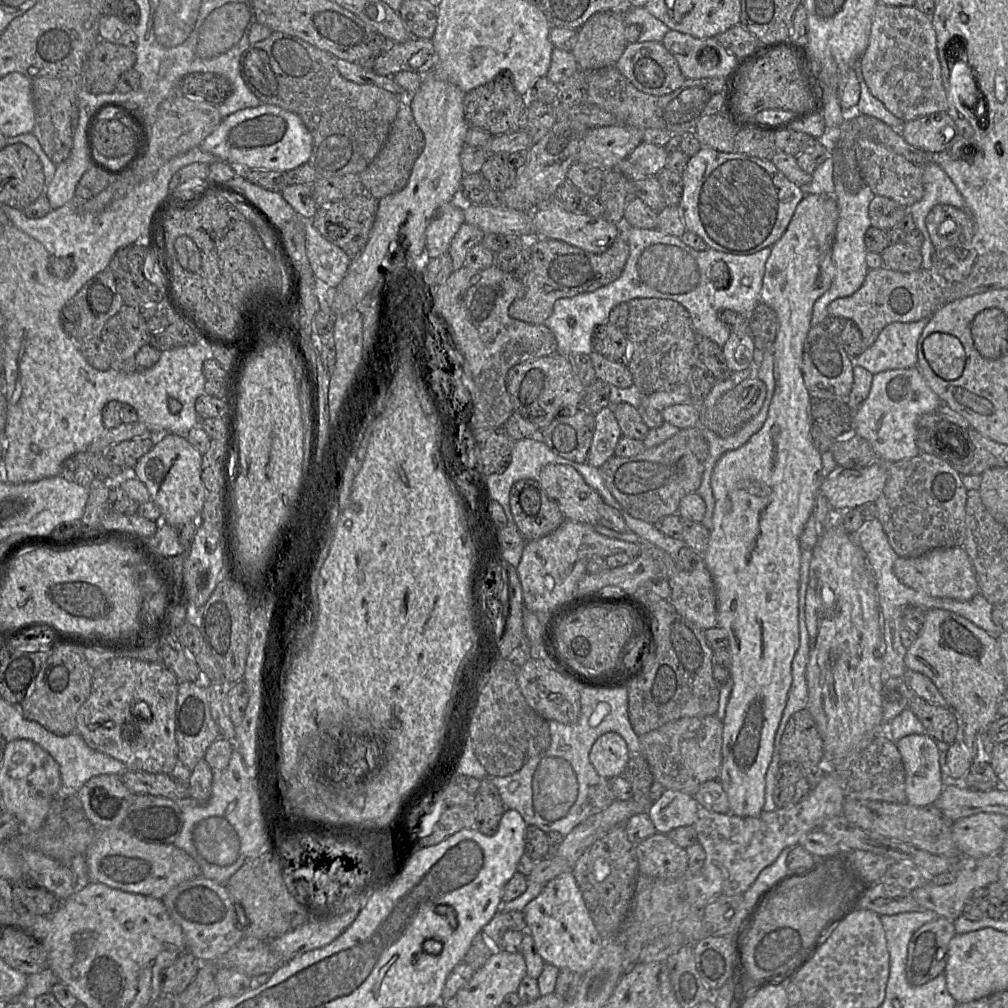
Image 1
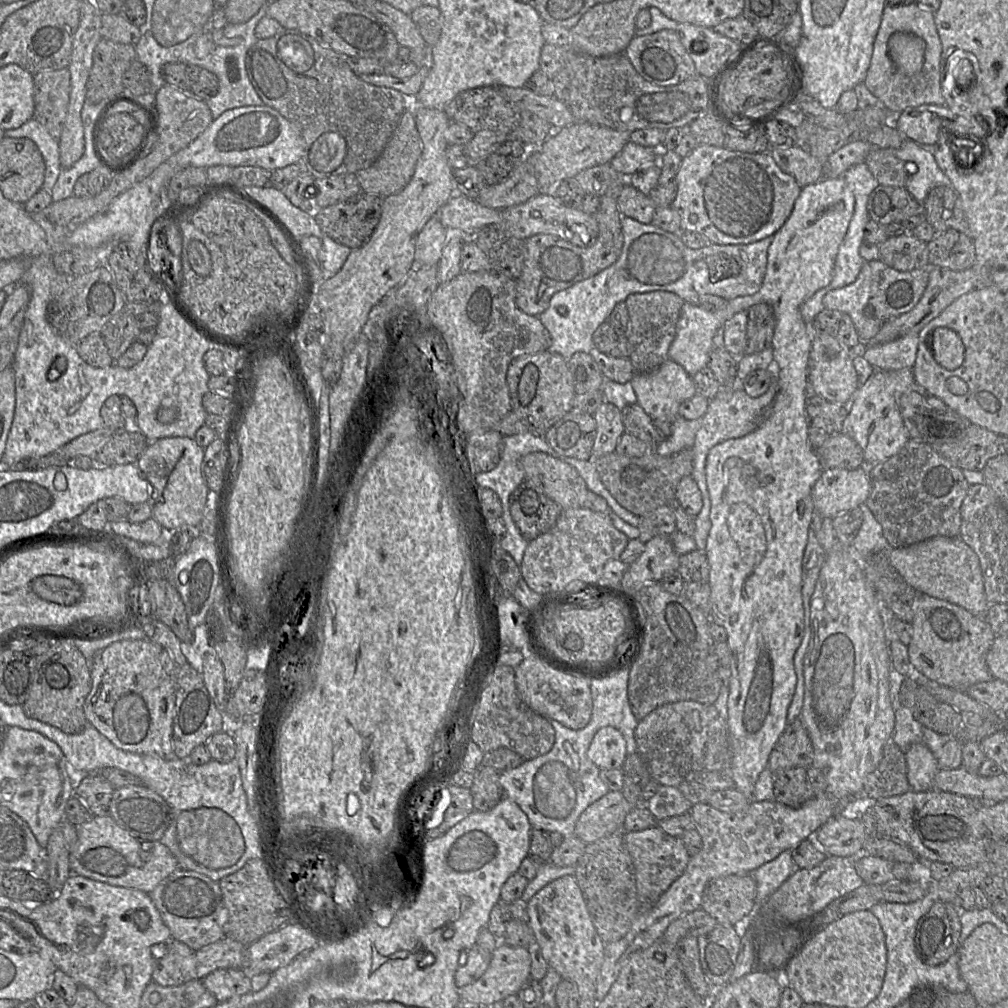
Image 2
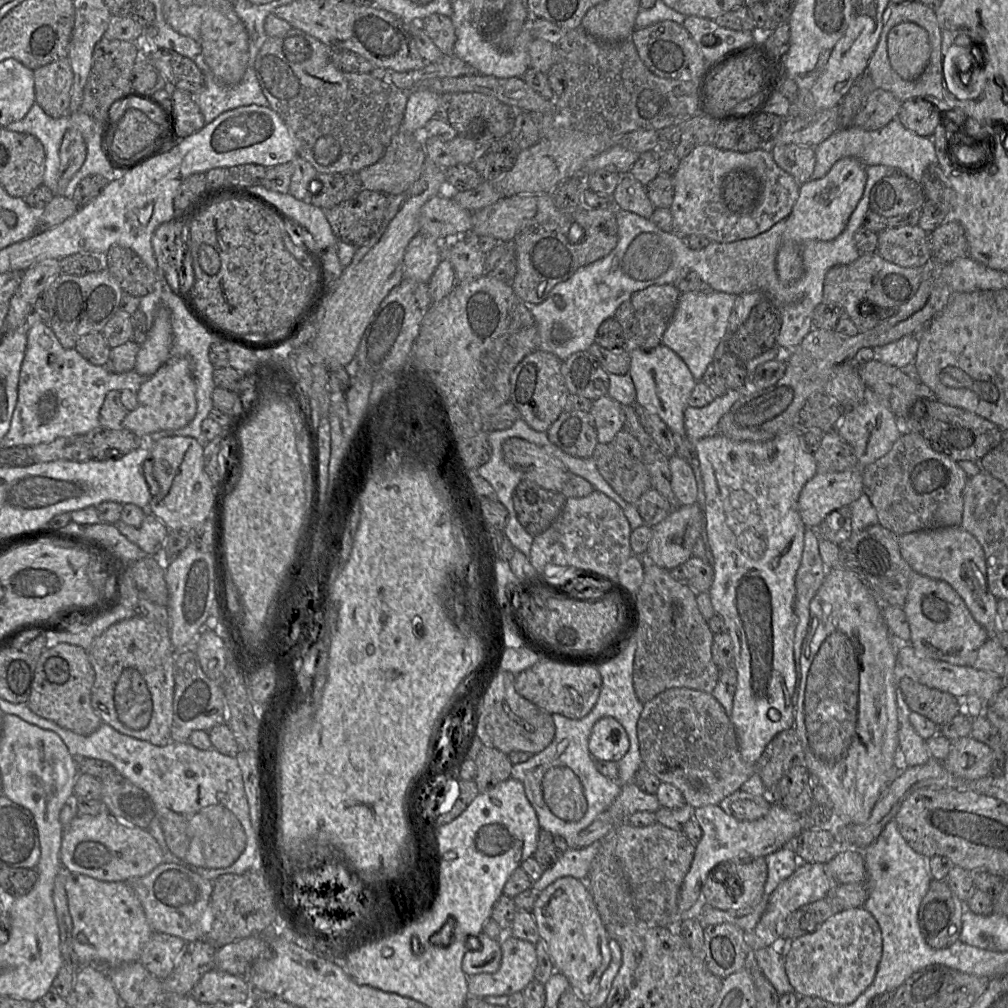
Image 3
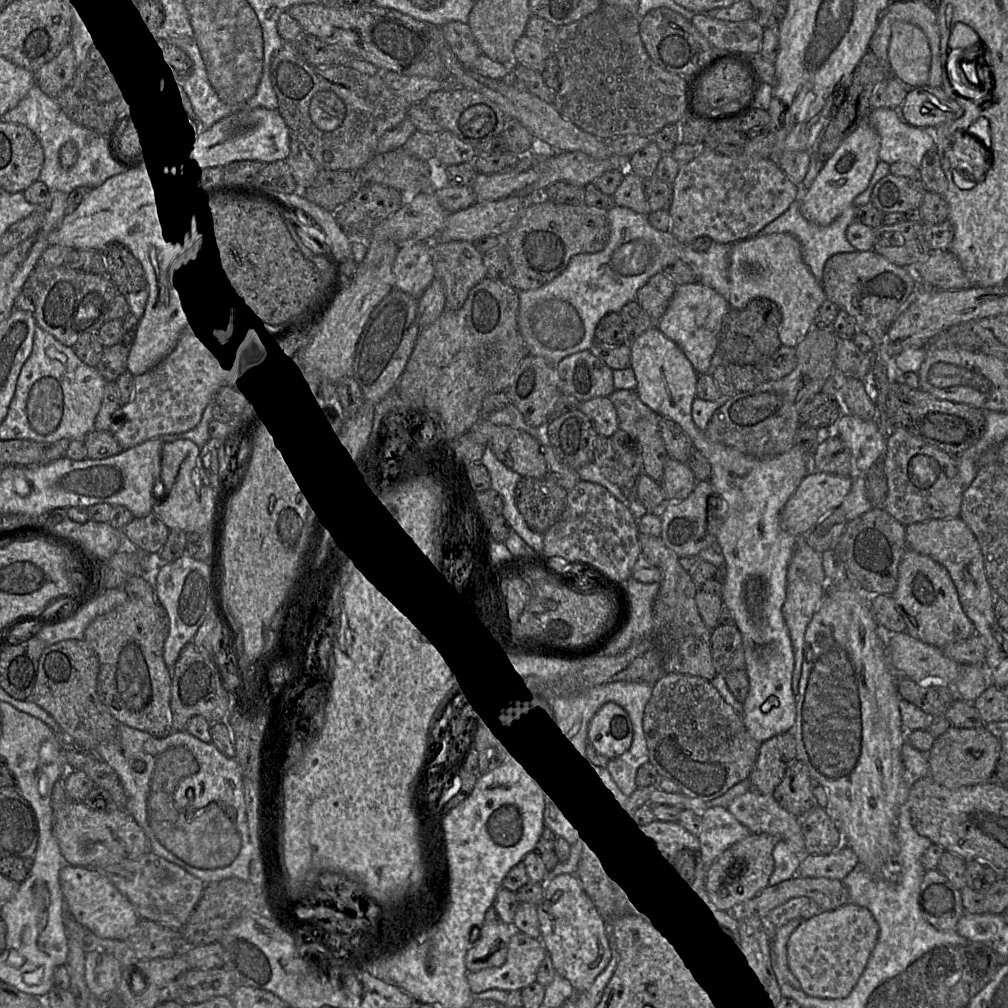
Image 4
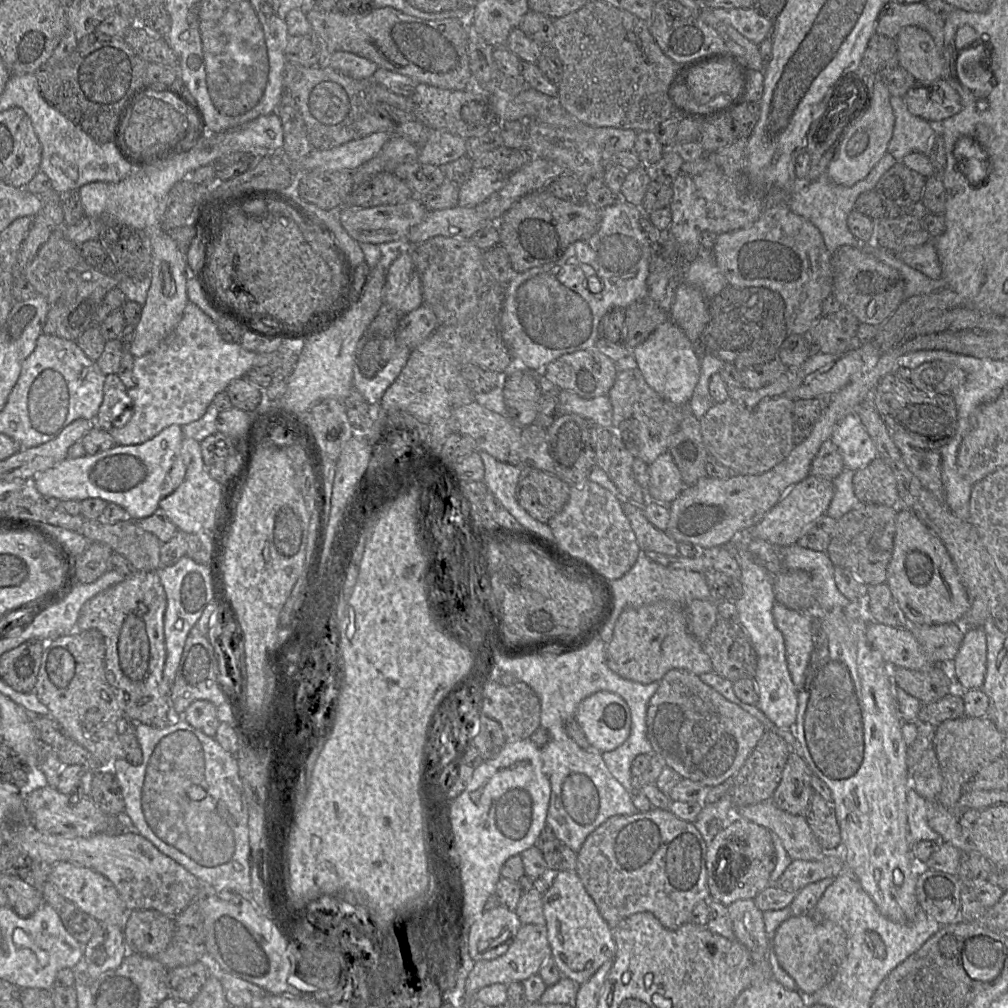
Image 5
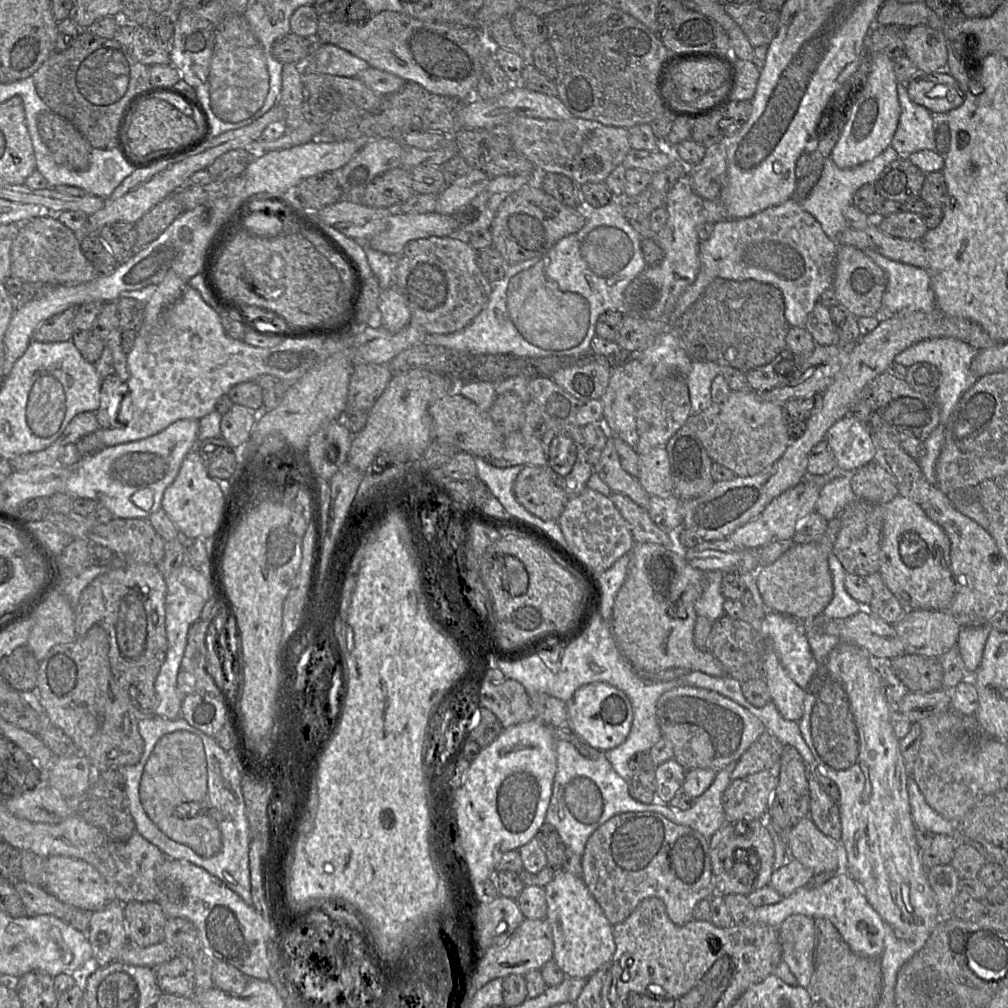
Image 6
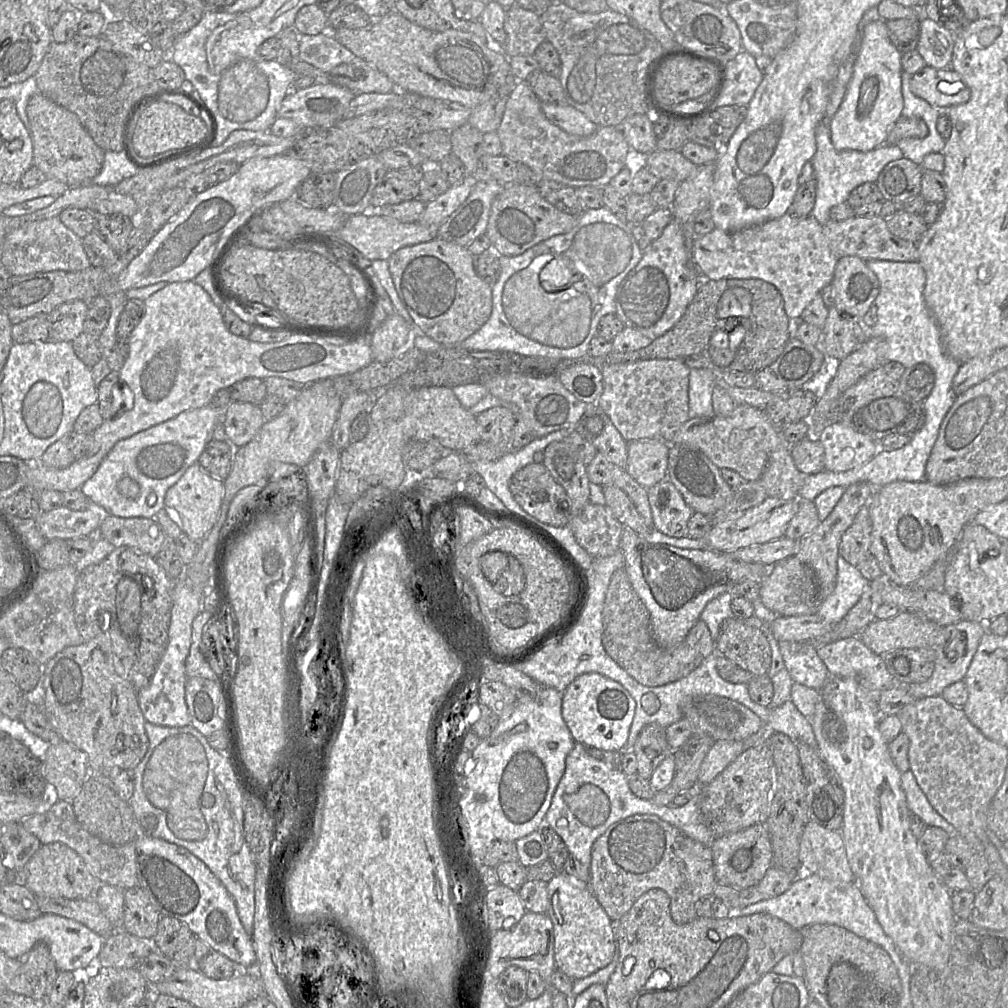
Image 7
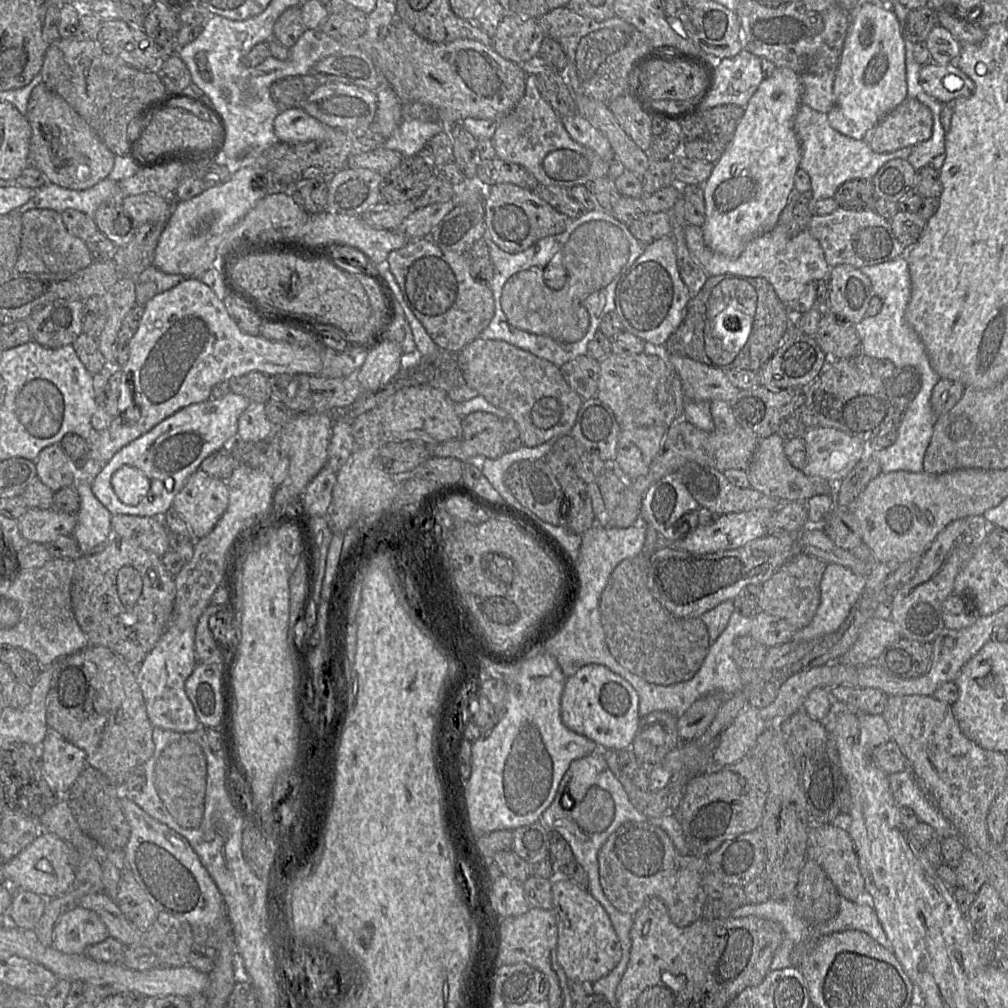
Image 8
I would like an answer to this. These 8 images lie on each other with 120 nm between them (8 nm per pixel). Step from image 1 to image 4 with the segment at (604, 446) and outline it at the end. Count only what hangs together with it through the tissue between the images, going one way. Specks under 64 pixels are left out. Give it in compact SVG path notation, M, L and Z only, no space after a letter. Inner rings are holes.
M609 397L581 401L579 409L591 418L599 435L611 437L619 429L617 412Z

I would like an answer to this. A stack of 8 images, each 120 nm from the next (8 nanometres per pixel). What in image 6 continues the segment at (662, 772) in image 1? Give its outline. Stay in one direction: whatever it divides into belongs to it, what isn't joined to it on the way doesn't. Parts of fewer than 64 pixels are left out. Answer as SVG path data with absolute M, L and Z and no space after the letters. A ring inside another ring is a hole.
M680 686L662 694L656 704L662 737L673 744L674 759L686 771L707 768L720 771L742 754L765 732L760 719L733 700L712 690Z

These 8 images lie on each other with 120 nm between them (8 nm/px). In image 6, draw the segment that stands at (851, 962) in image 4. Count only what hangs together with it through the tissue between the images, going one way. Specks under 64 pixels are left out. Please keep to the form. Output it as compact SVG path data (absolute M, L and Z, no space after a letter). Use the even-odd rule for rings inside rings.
M793 914L780 925L782 961L787 963L798 985L810 989L814 974L815 924L812 917Z

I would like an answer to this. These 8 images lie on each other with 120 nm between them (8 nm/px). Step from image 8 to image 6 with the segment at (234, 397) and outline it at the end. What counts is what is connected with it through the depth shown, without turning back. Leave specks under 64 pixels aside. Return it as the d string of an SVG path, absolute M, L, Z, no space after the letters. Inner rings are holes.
M181 419L147 438L104 447L72 467L65 492L96 500L115 518L148 519L161 508L163 493L177 476L186 454L197 447L198 430L199 420Z

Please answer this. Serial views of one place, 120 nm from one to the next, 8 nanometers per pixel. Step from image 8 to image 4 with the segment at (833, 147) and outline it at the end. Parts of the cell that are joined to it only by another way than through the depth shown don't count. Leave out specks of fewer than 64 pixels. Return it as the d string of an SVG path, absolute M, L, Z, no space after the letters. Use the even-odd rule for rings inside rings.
M884 161L877 163L876 169L865 191L859 194L853 202L829 225L822 226L808 221L800 211L800 199L795 200L790 207L774 221L766 225L756 235L769 235L775 233L788 233L797 238L801 244L802 257L816 280L822 284L823 271L827 260L834 254L854 252L846 236L847 227L856 219L856 211L860 206L871 202L871 194L875 184L890 173L890 165Z

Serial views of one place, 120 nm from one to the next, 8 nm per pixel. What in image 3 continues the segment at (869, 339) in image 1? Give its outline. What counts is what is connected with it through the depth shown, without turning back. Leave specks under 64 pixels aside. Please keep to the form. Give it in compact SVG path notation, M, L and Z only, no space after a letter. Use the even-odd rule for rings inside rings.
M878 252L864 253L854 262L832 267L824 280L824 301L847 313L859 332L875 328L916 294L921 268L905 268L883 259Z

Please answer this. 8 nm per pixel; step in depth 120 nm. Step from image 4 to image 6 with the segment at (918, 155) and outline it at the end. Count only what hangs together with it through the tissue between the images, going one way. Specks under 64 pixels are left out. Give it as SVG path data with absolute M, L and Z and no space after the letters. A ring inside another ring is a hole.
M897 83L901 115L891 142L900 159L921 150L936 150L934 115L910 99L907 84Z

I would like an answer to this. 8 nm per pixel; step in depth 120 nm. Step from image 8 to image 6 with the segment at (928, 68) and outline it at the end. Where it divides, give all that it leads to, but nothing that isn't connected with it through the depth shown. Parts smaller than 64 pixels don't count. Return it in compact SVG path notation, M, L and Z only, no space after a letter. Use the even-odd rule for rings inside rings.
M918 71L907 84L910 99L932 114L948 113L964 103L964 95L948 71Z

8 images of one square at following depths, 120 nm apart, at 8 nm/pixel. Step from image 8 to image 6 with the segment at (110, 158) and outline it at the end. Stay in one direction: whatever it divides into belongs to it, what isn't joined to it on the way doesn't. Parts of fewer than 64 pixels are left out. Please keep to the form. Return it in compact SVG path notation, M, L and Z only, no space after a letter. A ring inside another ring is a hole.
M45 111L38 115L37 127L57 164L76 171L87 169L93 147L71 122L53 111Z

